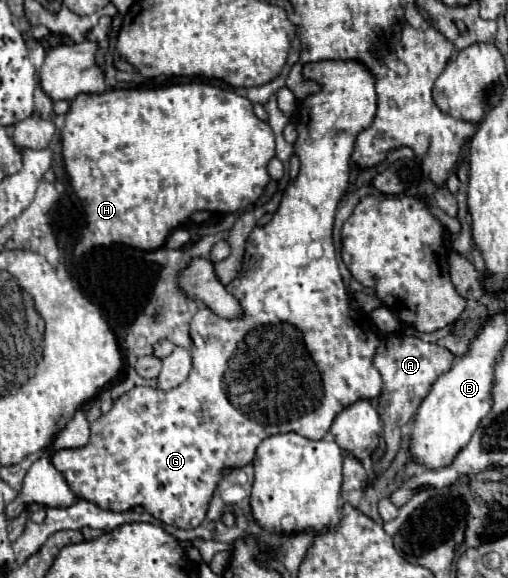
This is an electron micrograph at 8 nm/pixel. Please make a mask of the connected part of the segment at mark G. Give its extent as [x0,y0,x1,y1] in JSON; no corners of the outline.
[53,60,381,528]

